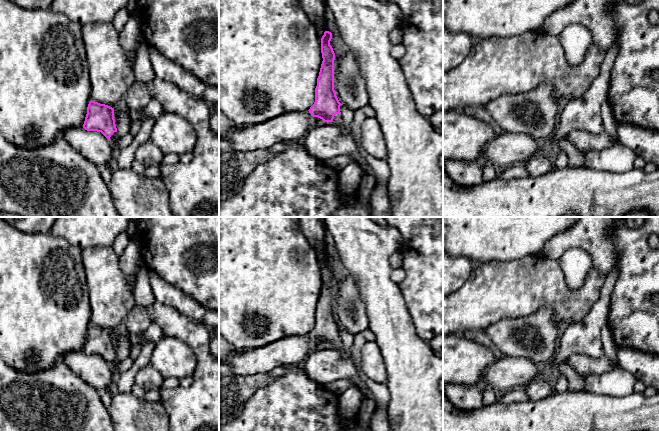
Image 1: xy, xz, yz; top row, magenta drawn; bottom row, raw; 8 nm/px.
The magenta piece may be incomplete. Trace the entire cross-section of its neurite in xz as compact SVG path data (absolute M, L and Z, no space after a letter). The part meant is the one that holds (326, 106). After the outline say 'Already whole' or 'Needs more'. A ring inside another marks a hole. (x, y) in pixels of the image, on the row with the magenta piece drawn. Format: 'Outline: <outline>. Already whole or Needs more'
Outline: M325 31L321 38L322 64L315 88L315 102L308 110L311 116L318 117L323 122L332 122L344 127L339 102L334 90L334 60L335 53L330 41L332 33Z. Needs more

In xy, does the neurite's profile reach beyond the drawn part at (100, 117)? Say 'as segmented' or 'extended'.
extended

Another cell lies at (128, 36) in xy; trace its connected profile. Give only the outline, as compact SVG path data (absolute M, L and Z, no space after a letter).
M131 14L128 22L119 32L119 42L133 64L135 64L137 60L136 44L140 34L141 28L139 22L135 15Z

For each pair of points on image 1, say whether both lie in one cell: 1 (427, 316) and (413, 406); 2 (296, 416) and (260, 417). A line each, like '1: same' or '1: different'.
1: different
2: same

